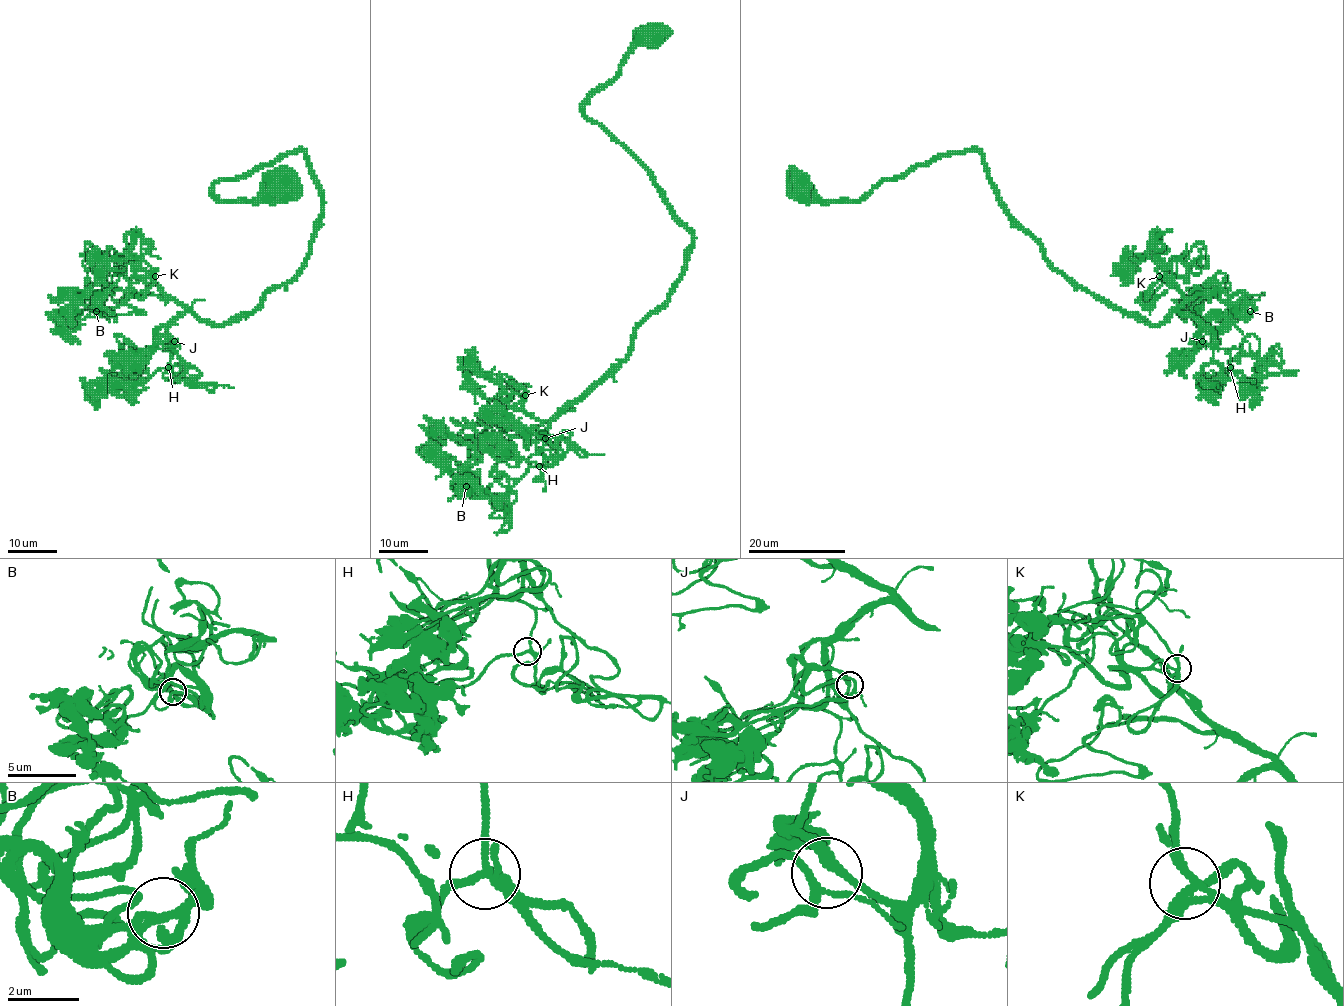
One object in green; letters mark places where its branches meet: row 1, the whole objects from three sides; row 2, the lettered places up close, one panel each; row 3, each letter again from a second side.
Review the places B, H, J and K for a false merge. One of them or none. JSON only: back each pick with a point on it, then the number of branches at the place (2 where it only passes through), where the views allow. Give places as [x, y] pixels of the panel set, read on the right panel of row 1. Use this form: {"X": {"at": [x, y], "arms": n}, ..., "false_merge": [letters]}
{"false_merge": []}

